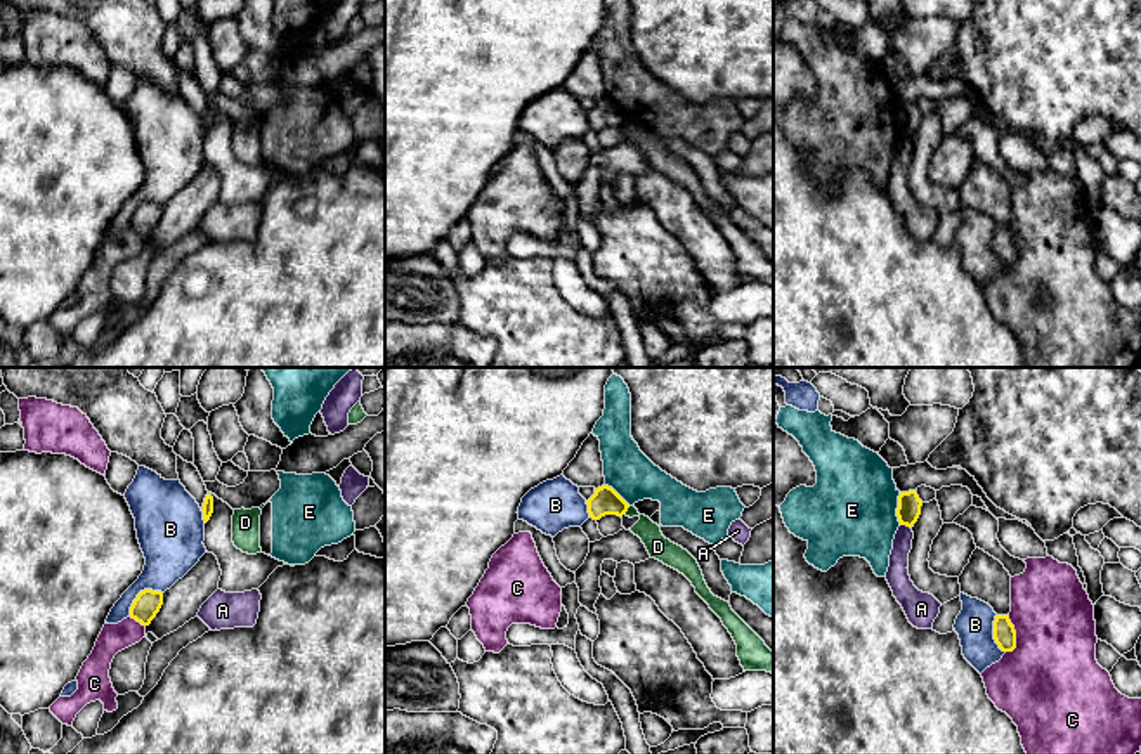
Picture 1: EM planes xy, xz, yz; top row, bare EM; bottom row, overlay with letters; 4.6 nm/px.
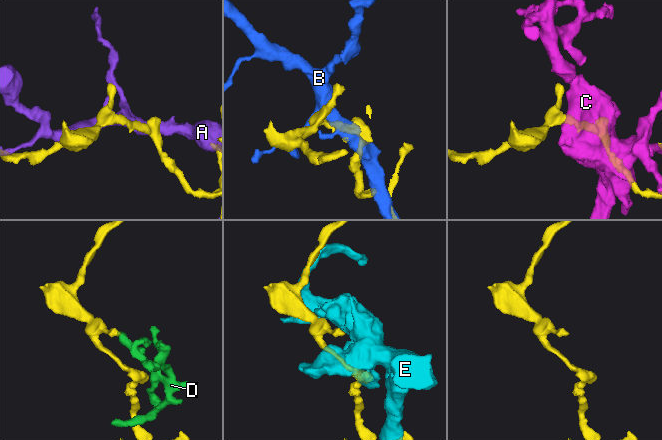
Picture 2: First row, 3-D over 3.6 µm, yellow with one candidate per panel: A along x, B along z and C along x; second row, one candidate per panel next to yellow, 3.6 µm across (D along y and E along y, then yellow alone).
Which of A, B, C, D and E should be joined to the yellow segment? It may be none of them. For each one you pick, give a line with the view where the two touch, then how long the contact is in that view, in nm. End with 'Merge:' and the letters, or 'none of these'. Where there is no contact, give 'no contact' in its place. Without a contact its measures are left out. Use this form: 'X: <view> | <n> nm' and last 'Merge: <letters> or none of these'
Merge: none of these

